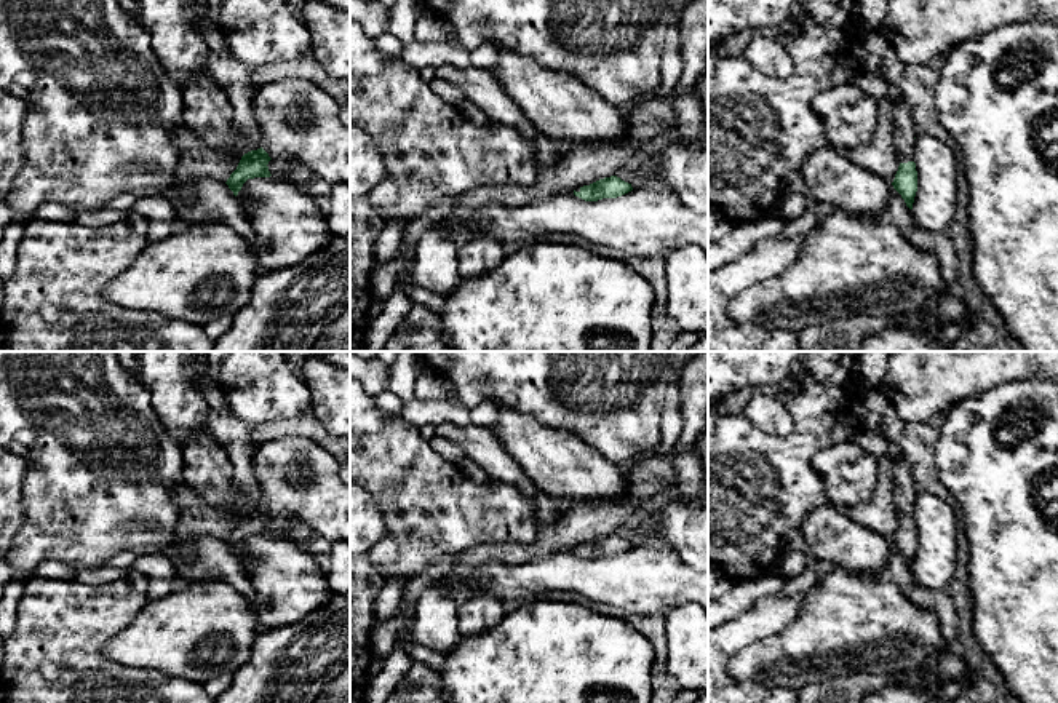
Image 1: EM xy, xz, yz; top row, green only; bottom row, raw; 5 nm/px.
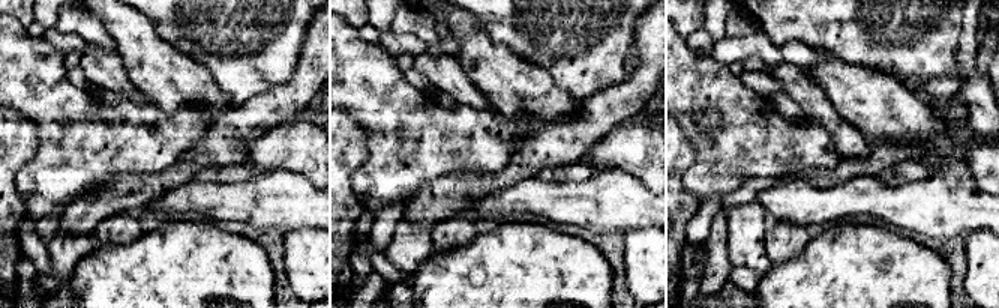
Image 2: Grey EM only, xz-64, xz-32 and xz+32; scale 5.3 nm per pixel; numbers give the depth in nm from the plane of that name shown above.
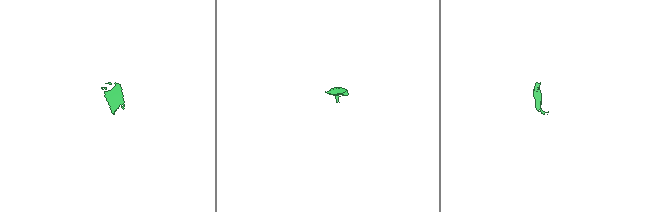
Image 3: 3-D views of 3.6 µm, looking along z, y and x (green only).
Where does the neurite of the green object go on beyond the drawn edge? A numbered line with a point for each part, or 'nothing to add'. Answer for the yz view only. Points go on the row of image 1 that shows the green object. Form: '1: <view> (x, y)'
1: yz (905, 130)

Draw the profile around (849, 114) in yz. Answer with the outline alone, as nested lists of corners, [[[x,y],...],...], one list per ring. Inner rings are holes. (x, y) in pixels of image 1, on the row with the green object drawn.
[[[853,81],[833,86],[812,99],[826,139],[834,150],[852,150],[874,141],[879,102]]]

